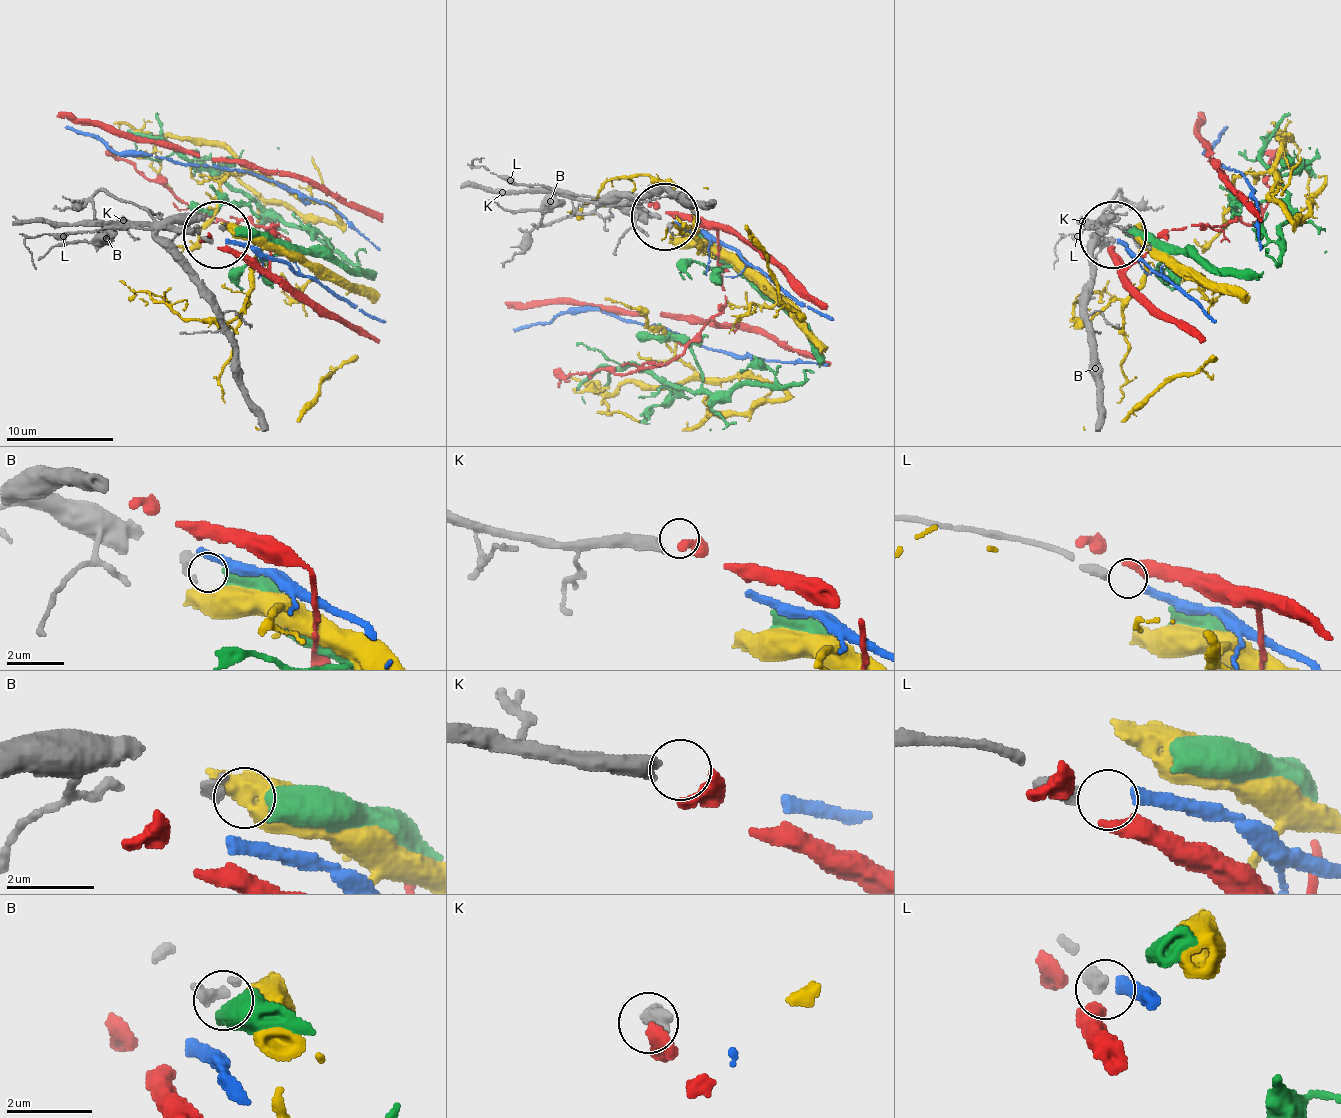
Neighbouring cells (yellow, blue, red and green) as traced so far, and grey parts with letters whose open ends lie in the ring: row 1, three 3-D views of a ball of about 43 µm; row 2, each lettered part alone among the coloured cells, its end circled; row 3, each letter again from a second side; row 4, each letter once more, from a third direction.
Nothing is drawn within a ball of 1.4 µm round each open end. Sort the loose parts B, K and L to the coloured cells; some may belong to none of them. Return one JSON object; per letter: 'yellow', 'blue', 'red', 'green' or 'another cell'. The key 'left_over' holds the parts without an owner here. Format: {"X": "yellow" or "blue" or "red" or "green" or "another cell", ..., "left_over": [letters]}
{"B": "green", "K": "red", "L": "blue", "left_over": []}

